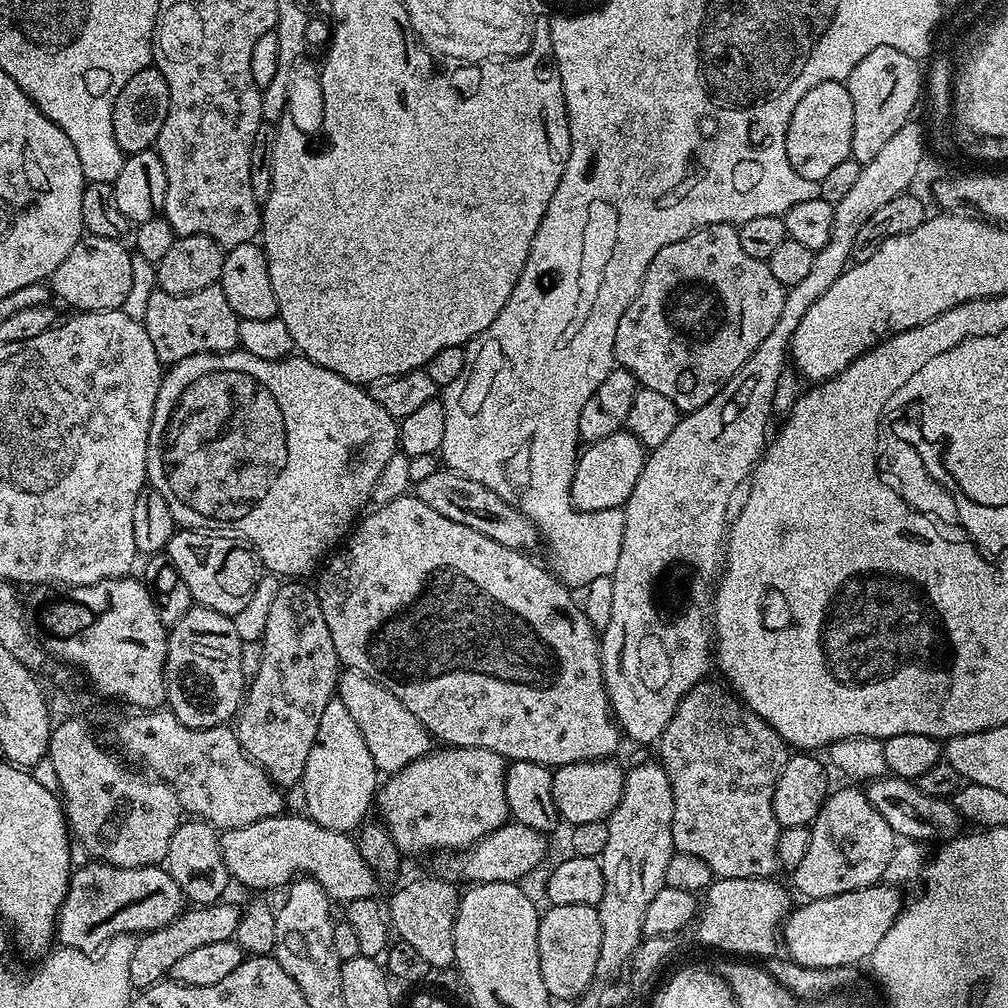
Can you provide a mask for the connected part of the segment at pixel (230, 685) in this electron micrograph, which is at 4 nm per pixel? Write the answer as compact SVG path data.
M194 606L177 624L171 625L164 663L164 695L167 707L176 715L176 720L191 728L227 725L239 713L246 695L244 660L246 648L238 638L238 630L234 630L231 616L223 616L218 610Z

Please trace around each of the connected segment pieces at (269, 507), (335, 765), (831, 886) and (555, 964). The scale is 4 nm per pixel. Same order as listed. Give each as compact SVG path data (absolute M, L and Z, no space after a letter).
M243 350L194 354L190 358L182 358L182 362L171 365L163 373L158 398L154 402L154 418L146 450L147 483L154 490L158 490L162 498L166 498L166 506L170 506L170 514L174 514L181 529L235 534L251 545L259 563L263 567L265 564L269 573L281 578L304 578L307 572L317 571L321 561L349 535L358 517L369 507L375 483L385 469L386 462L398 451L399 442L400 425L397 417L390 415L372 397L367 387L350 382L334 374L334 370L326 370L326 366L318 366L305 356L293 354L282 360L267 360Z
M338 698L326 702L322 722L318 722L315 746L310 750L304 767L304 804L308 819L318 822L326 830L355 833L369 819L368 811L373 811L378 791L378 770L362 730L358 730L350 710Z
M844 786L831 793L825 800L822 810L816 815L816 819L810 825L810 846L806 846L806 855L802 862L794 869L796 876L796 888L808 900L818 898L830 898L834 894L846 894L854 890L868 888L872 884L881 883L884 880L886 866L890 866L890 858L894 854L898 837L895 832L886 826L886 818L870 806L867 791L856 786Z
M551 905L540 917L540 925L538 926L538 954L540 955L540 965L542 966L542 982L546 982L546 990L553 1001L569 1000L575 1002L585 995L593 987L596 978L596 967L598 966L598 950L602 946L602 922L600 921L600 913L593 906L558 906Z

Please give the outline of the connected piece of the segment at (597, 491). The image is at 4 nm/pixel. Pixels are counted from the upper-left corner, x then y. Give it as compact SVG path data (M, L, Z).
M627 430L587 445L579 453L576 462L576 473L572 479L572 504L579 512L597 512L623 506L634 490L634 482L638 482L638 474L642 474L645 459L644 445Z

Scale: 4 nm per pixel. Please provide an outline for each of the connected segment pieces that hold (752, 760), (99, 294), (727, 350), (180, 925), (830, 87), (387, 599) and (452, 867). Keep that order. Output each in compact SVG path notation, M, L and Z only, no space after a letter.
M698 683L684 695L658 741L658 763L666 770L674 794L672 847L702 858L716 878L775 877L780 868L781 827L774 818L774 786L788 761L789 745L723 683L708 683Z
M85 234L50 277L51 295L69 304L77 313L115 312L123 309L132 292L132 260L133 253L124 242Z
M715 224L706 226L678 242L670 242L670 246L662 246L662 250L658 250L654 262L650 262L650 266L646 270L638 294L632 299L630 306L626 306L626 314L622 314L622 318L618 322L618 334L614 334L615 363L630 374L634 374L639 387L655 390L658 394L670 398L670 402L674 402L674 406L684 414L706 406L706 402L710 402L710 398L714 398L718 394L718 390L722 390L722 386L726 386L726 382L730 378L734 378L734 374L738 374L738 370L744 365L746 358L750 358L750 354L754 354L754 350L758 350L758 346L762 346L762 338L766 338L766 334L770 334L770 330L774 330L774 322L778 322L778 314L782 314L782 302L786 291L784 285L778 282L778 278L774 278L774 274L770 274L765 261L750 258L750 254L746 254L746 250L742 250L742 242L738 242L736 230L737 225L734 224Z
M224 903L189 907L166 926L143 933L136 941L134 955L130 957L130 982L133 989L143 990L151 984L159 984L171 973L174 962L179 962L185 954L191 954L192 951L213 942L233 939L240 921L241 909Z
M839 80L822 82L814 90L802 94L802 102L794 106L786 130L786 158L798 170L800 179L815 182L826 178L838 162L846 162L852 155L854 138L854 105L850 102L847 83Z
M415 494L398 496L380 507L373 507L351 529L351 540L352 544L345 543L323 565L324 573L322 568L320 581L314 584L326 626L330 626L330 638L334 638L334 650L344 668L353 668L367 676L386 678L383 681L386 690L390 690L390 694L394 694L394 698L398 698L398 702L402 702L402 706L406 706L406 710L410 710L410 714L422 722L424 729L444 746L482 747L504 756L508 762L525 760L549 766L602 760L617 755L616 747L622 741L622 733L612 715L604 689L597 629L596 632L592 629L587 614L568 593L571 591L545 565L544 569L521 549L502 546L502 542L494 542L494 538L486 538L486 534L478 534L478 530L462 526L462 522L450 522L450 518L442 518L438 510L430 510L430 506L426 506L426 502L422 502Z
M507 822L500 829L494 830L493 833L486 834L476 844L470 845L460 851L449 851L439 855L436 859L435 871L441 880L448 880L451 884L457 886L471 886L473 884L485 884L486 882L513 882L523 881L523 876L528 876L544 860L544 855L548 852L548 844L545 833L538 830L530 830L530 826L522 826L515 822Z

